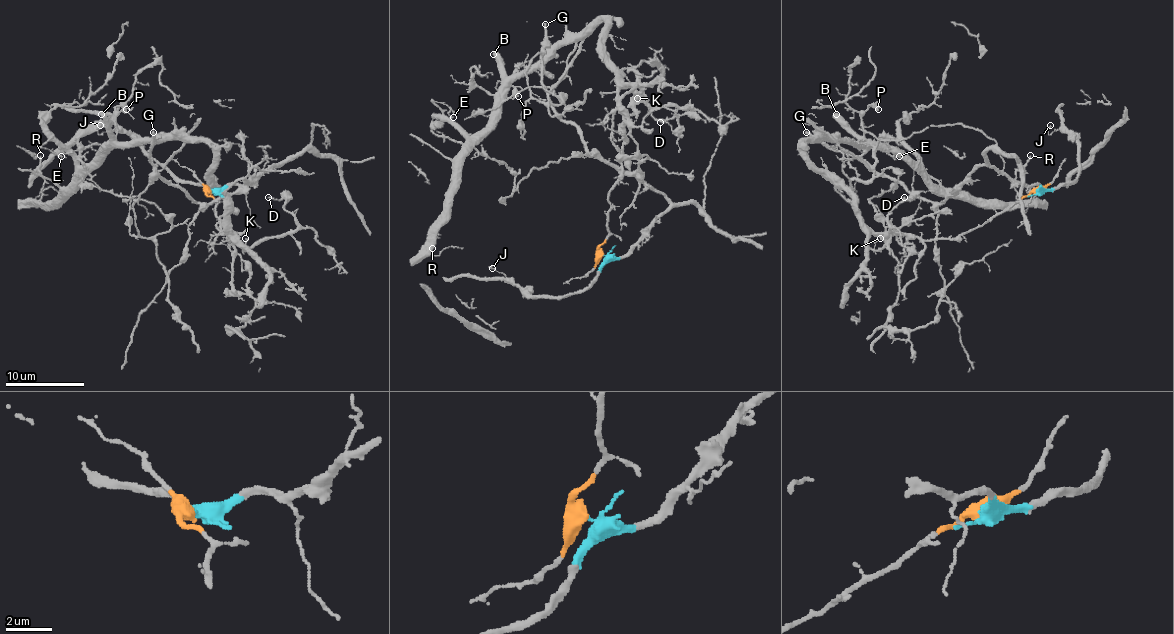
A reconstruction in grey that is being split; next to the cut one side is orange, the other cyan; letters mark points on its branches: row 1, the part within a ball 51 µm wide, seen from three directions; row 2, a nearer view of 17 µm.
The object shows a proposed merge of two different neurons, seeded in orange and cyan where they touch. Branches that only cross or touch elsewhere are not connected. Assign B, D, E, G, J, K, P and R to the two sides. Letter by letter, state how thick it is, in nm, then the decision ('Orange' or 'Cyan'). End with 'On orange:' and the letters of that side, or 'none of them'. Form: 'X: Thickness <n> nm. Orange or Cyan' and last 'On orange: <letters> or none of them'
B: Thickness 550 nm. Orange
D: Thickness 120 nm. Orange
E: Thickness 140 nm. Orange
G: Thickness 280 nm. Cyan
J: Thickness 110 nm. Cyan
K: Thickness 110 nm. Orange
P: Thickness 440 nm. Orange
R: Thickness 150 nm. Orange
On orange: B, D, E, K, P, R

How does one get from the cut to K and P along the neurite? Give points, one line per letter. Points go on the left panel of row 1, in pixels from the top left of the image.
K: (211, 192), (217, 228), (231, 239), (231, 233), (242, 249), (248, 245), (244, 237)
P: (211, 192), (217, 228), (231, 239), (211, 147), (119, 141), (117, 106), (126, 110)

